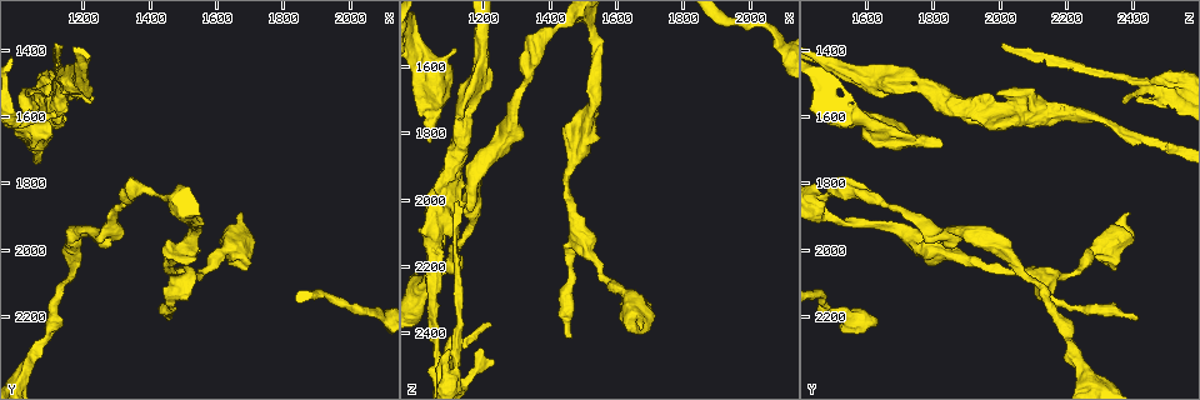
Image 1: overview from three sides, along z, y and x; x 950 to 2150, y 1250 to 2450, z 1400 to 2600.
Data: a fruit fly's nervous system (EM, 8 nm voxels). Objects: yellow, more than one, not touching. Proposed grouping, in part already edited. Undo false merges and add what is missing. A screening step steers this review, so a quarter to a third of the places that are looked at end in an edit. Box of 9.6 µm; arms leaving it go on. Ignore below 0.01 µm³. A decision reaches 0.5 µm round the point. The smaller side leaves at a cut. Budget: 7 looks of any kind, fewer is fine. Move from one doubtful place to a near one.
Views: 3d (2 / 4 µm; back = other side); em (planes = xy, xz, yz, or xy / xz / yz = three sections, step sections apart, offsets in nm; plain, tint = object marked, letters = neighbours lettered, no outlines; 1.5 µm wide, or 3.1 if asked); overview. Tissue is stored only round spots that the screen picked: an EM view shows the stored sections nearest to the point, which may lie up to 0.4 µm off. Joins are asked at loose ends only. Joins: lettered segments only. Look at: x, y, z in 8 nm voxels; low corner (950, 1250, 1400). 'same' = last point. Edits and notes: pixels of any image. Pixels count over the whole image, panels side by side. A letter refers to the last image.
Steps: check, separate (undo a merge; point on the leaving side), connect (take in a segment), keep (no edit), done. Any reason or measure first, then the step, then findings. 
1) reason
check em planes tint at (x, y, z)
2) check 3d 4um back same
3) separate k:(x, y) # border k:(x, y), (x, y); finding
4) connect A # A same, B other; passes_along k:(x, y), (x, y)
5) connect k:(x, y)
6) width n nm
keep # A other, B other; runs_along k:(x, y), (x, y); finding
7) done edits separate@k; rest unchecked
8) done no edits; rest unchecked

calibre changes
check 3d 2um at (1380, 1810, 1490)

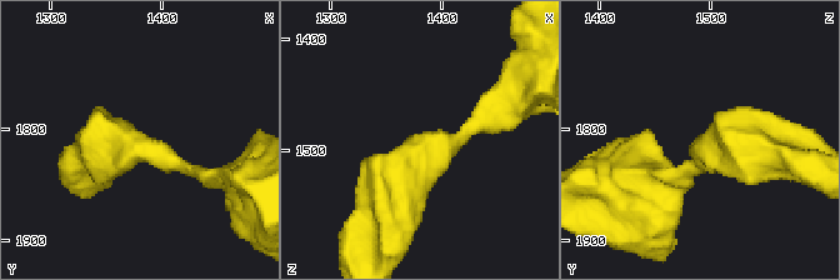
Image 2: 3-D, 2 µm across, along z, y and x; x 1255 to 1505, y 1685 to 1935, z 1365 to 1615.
arm_widths 260, 300 nm
check em xz step 4 tint at (1384, 1816, 1500)

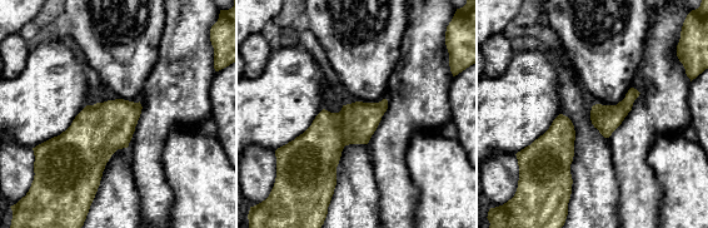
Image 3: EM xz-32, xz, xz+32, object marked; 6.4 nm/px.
check em planes letters same

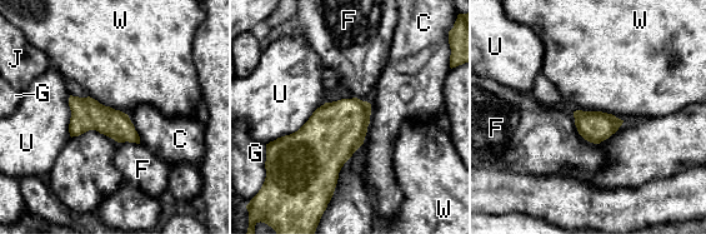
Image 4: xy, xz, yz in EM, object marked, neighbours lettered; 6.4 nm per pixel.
width 180 nm
keep # C other, F other, G other, J other, U other, W other; border 4:(574, 110), (601, 110), (624, 120); continuous, no second neuron

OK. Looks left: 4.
an open end
check 3d 2um at (1110, 1380, 2010)

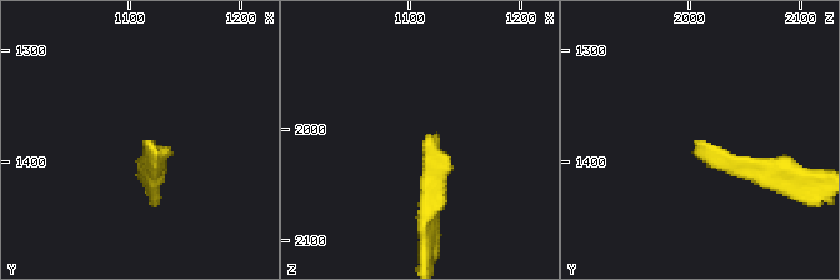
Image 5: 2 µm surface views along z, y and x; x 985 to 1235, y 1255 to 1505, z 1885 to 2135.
need the tissue
check em planes letters at (1116, 1378, 2008)

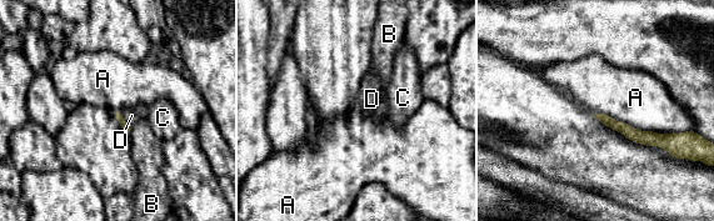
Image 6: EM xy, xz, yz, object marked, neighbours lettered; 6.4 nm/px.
longest_contact A 550 nm
connect D # A other, B other, C other, D same; the neuron continues

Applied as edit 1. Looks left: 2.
done edits connect@6; rest unchecked

